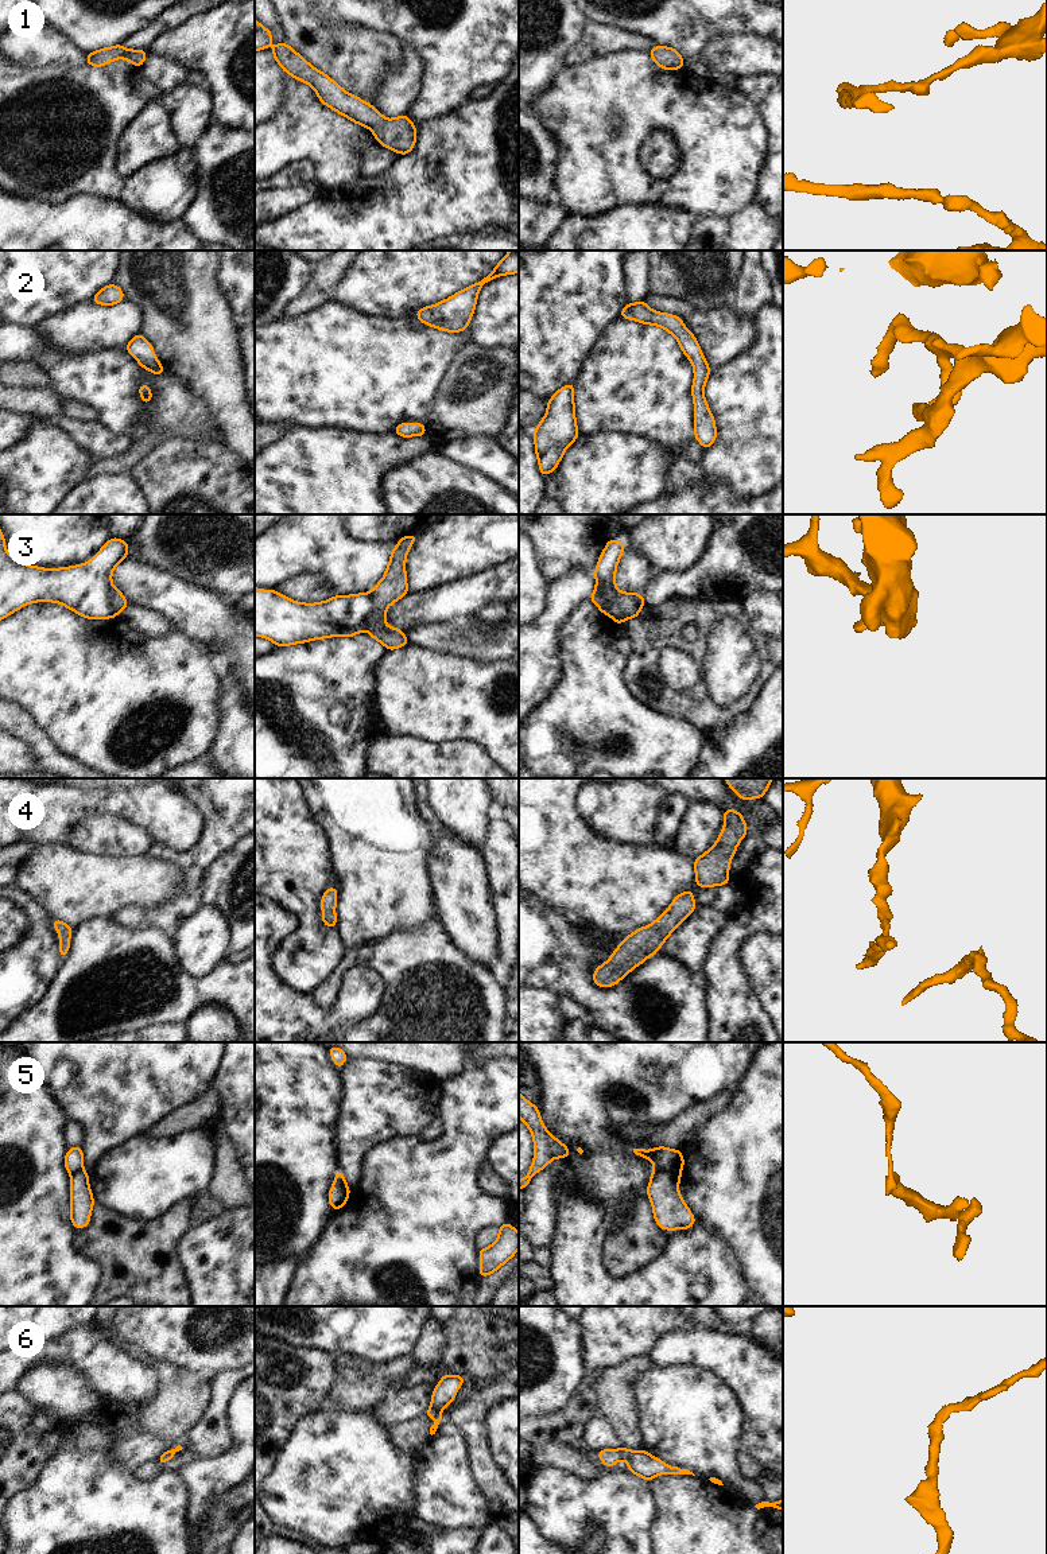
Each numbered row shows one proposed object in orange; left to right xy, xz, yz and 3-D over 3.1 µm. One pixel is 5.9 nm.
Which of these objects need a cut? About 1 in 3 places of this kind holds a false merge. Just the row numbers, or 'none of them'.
3, 5

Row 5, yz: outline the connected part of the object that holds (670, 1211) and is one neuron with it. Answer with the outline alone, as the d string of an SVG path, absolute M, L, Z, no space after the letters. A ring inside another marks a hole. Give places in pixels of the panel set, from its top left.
M659 1170L645 1189L652 1204L655 1221L660 1229L689 1229L697 1223L680 1196L679 1182L680 1178Z

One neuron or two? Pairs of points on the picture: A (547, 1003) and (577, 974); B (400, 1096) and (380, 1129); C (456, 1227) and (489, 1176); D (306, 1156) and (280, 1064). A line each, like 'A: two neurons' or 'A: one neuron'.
A: two neurons
B: one neuron
C: two neurons
D: one neuron

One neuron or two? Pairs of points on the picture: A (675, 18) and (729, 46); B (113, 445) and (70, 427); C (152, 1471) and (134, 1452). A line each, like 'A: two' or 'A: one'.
A: two
B: one
C: two

